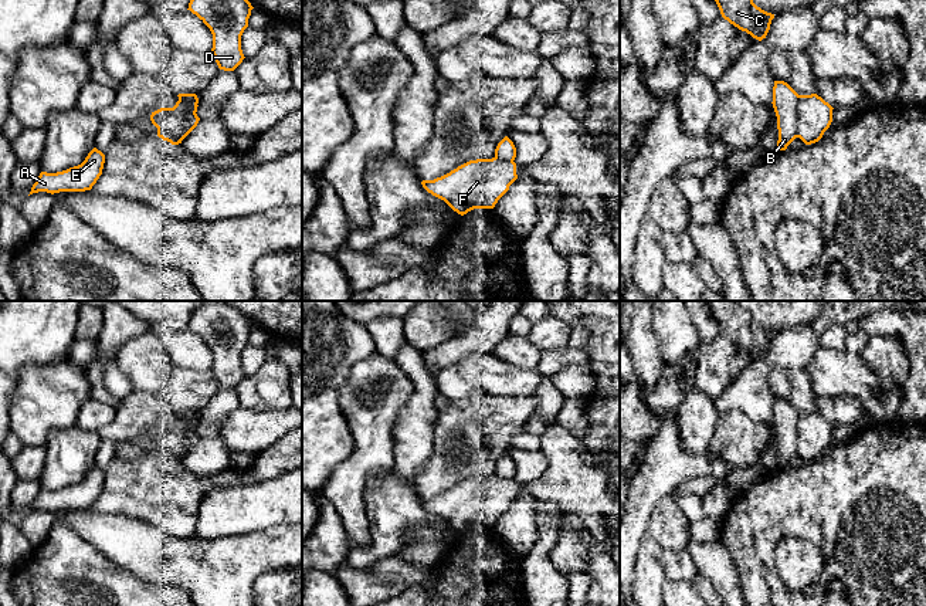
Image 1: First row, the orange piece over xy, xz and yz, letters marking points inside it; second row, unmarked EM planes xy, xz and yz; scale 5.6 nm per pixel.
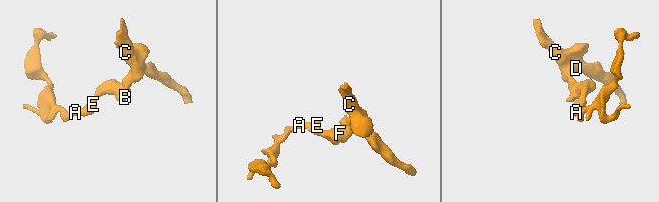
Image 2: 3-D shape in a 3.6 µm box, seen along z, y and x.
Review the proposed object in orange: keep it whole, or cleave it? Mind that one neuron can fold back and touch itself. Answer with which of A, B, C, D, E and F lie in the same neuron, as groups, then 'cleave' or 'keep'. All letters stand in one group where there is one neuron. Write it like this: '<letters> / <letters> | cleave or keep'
A E F / B C D | cleave

